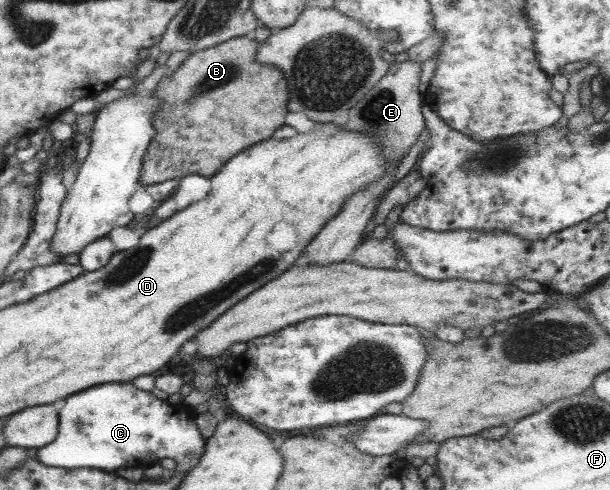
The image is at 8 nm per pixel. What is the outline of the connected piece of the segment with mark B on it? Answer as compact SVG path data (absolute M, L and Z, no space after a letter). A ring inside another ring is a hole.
M240 36L189 54L171 73L168 85L151 92L158 100L151 116L155 133L147 154L142 158L139 186L185 175L210 178L224 161L248 145L268 139L270 133L282 125L288 99L285 79L278 68L255 61L257 46L254 39ZM234 127L240 127L244 135L234 135Z

